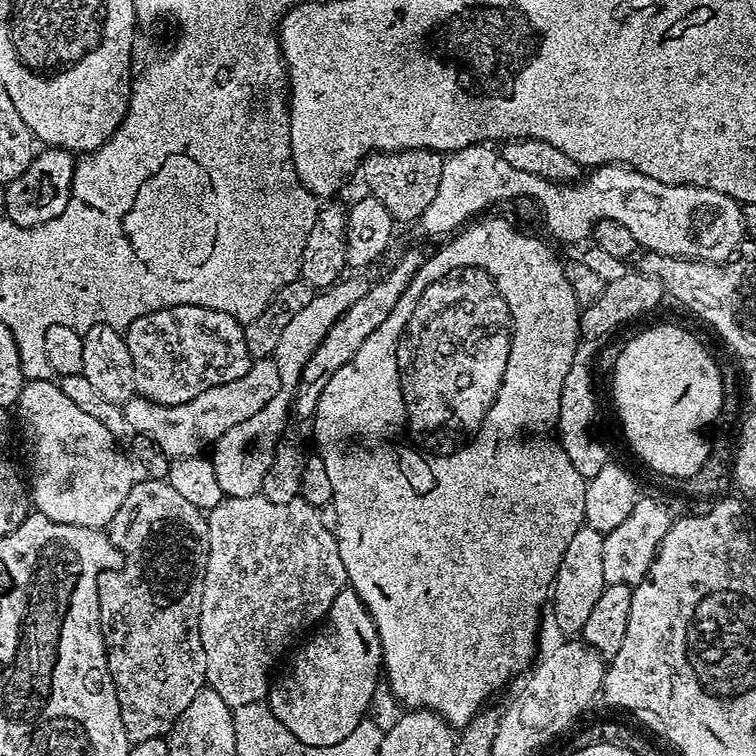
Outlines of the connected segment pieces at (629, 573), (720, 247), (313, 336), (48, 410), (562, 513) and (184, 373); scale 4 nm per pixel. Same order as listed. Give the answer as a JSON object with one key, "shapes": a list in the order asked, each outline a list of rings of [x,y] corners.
{"shapes":[[[[637,499],[634,510],[622,522],[622,526],[614,526],[602,542],[602,574],[605,585],[641,584],[656,561],[656,552],[666,538],[668,527],[672,525],[673,517],[656,500]]],[[[471,144],[470,146],[466,146],[462,150],[458,150],[457,152],[451,153],[451,155],[449,155],[447,159],[445,159],[444,165],[442,166],[442,178],[440,179],[440,183],[438,185],[438,195],[434,197],[434,202],[430,202],[430,206],[426,206],[426,210],[422,210],[422,214],[420,215],[420,218],[418,221],[418,227],[420,227],[421,230],[425,232],[426,235],[428,236],[444,236],[445,235],[444,237],[447,237],[449,234],[455,233],[457,230],[463,229],[465,225],[467,225],[469,221],[471,221],[473,218],[479,217],[481,214],[484,214],[484,213],[479,214],[479,212],[484,212],[487,210],[487,208],[494,207],[495,204],[504,204],[507,202],[507,200],[529,200],[530,203],[537,204],[537,206],[540,207],[540,212],[542,215],[544,215],[544,224],[546,227],[549,228],[550,231],[552,231],[553,238],[556,240],[565,240],[565,242],[568,244],[576,244],[579,242],[579,240],[587,241],[589,237],[591,237],[593,226],[595,226],[595,224],[598,223],[598,221],[600,220],[609,220],[610,222],[616,222],[618,226],[626,226],[626,230],[630,230],[630,234],[634,234],[634,238],[637,240],[639,247],[641,249],[647,250],[648,252],[657,252],[660,256],[672,256],[676,260],[706,260],[709,262],[723,262],[729,259],[733,255],[733,253],[735,253],[737,249],[741,247],[742,241],[745,239],[746,229],[744,227],[744,218],[743,218],[741,205],[737,203],[737,201],[731,200],[729,196],[723,196],[722,194],[718,194],[718,190],[710,190],[709,188],[699,188],[698,186],[690,186],[689,184],[663,184],[662,182],[658,182],[657,180],[651,180],[650,177],[644,176],[640,172],[631,171],[623,166],[597,167],[595,170],[589,171],[592,173],[590,173],[589,176],[586,177],[585,180],[581,182],[581,184],[568,184],[565,186],[565,188],[559,188],[561,186],[559,183],[551,182],[548,180],[542,180],[532,174],[526,174],[522,170],[514,170],[514,166],[510,166],[507,162],[504,161],[503,155],[501,155],[501,153],[497,150],[495,152],[495,150],[492,148],[495,148],[495,147],[489,146],[488,144]]],[[[341,279],[339,284],[317,291],[310,306],[306,306],[306,310],[302,310],[301,313],[294,314],[290,326],[286,326],[286,331],[282,334],[282,342],[278,342],[278,350],[274,357],[280,366],[280,393],[258,414],[254,414],[254,418],[226,430],[226,434],[222,434],[220,441],[214,445],[210,459],[225,497],[255,496],[263,489],[264,479],[276,458],[276,450],[282,440],[280,435],[288,424],[288,403],[297,395],[304,365],[314,358],[320,344],[328,337],[328,331],[342,318],[344,312],[354,308],[368,292],[369,281],[348,279]]],[[[55,379],[27,381],[20,392],[19,408],[32,463],[30,500],[35,511],[54,522],[107,529],[138,482],[133,461],[120,453],[121,445],[98,418],[85,414],[62,394]]],[[[483,220],[469,223],[463,231],[453,235],[447,241],[449,244],[441,252],[436,252],[433,256],[431,254],[427,257],[421,270],[410,282],[409,288],[402,294],[402,298],[398,298],[394,310],[390,310],[386,322],[382,322],[382,326],[378,326],[378,330],[374,330],[374,334],[370,334],[370,338],[366,338],[366,342],[362,342],[362,350],[358,350],[358,354],[354,354],[354,358],[350,362],[346,362],[346,366],[342,366],[342,370],[338,370],[338,374],[334,374],[334,378],[330,378],[330,382],[326,382],[323,394],[316,401],[316,411],[314,413],[316,444],[320,447],[317,448],[318,455],[324,459],[326,474],[330,474],[330,486],[334,486],[331,504],[334,506],[334,510],[338,510],[338,528],[335,533],[342,554],[342,564],[346,566],[349,585],[362,598],[362,602],[366,605],[369,614],[376,623],[376,629],[380,635],[382,650],[384,651],[383,671],[386,673],[386,684],[392,687],[393,694],[405,704],[403,706],[405,709],[431,710],[436,715],[444,717],[452,726],[457,726],[456,724],[458,726],[468,725],[476,715],[482,712],[485,707],[483,704],[499,688],[504,688],[511,682],[512,676],[518,675],[519,672],[525,671],[524,673],[527,673],[529,671],[530,665],[528,666],[528,663],[531,662],[532,655],[536,652],[536,627],[540,624],[540,611],[543,608],[545,611],[546,605],[549,603],[550,593],[553,591],[556,575],[562,562],[562,554],[566,554],[566,546],[570,546],[570,538],[574,538],[574,534],[578,534],[578,530],[585,527],[586,524],[584,519],[586,481],[580,477],[578,470],[574,470],[570,458],[566,458],[566,450],[562,450],[559,439],[554,435],[556,419],[560,417],[562,382],[577,359],[576,340],[581,339],[580,314],[582,308],[581,305],[576,305],[576,292],[572,289],[575,288],[573,281],[568,280],[564,273],[565,265],[556,261],[555,254],[538,237],[527,236],[526,233],[511,228],[504,220]]],[[[183,304],[146,313],[133,324],[129,324],[126,329],[130,358],[134,362],[137,393],[156,404],[178,406],[198,398],[200,394],[214,386],[238,382],[238,378],[249,372],[254,363],[250,350],[246,350],[244,329],[245,325],[230,314],[222,310],[210,310],[206,306]]]]}

